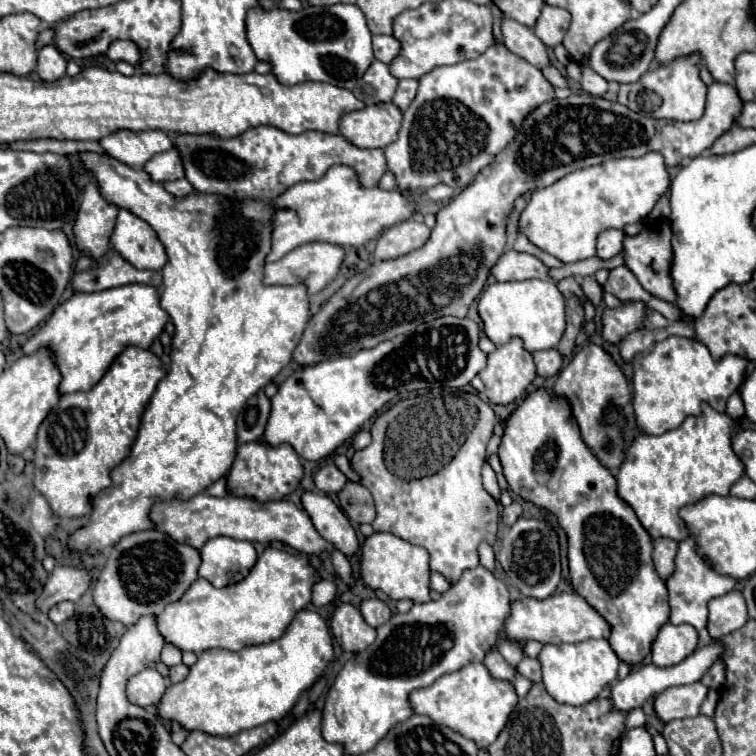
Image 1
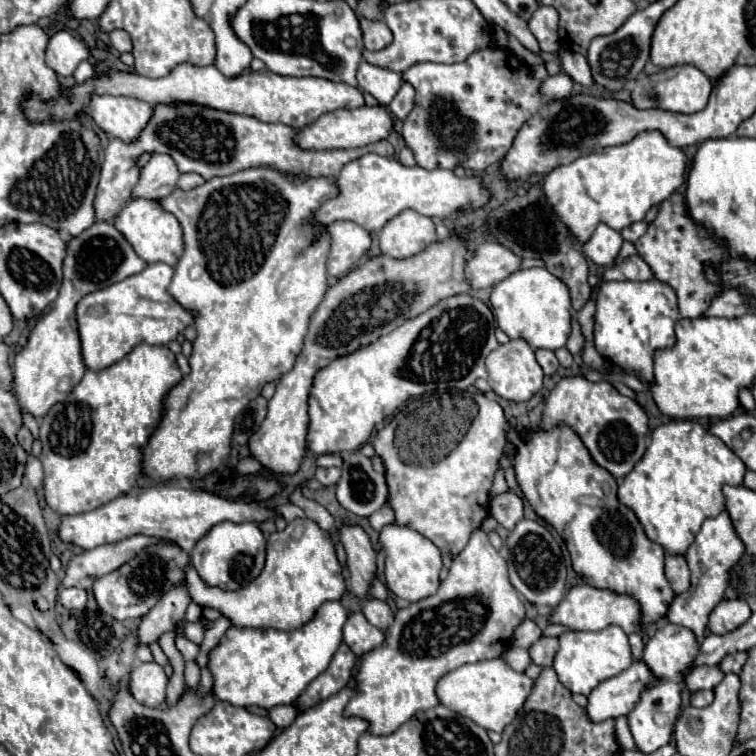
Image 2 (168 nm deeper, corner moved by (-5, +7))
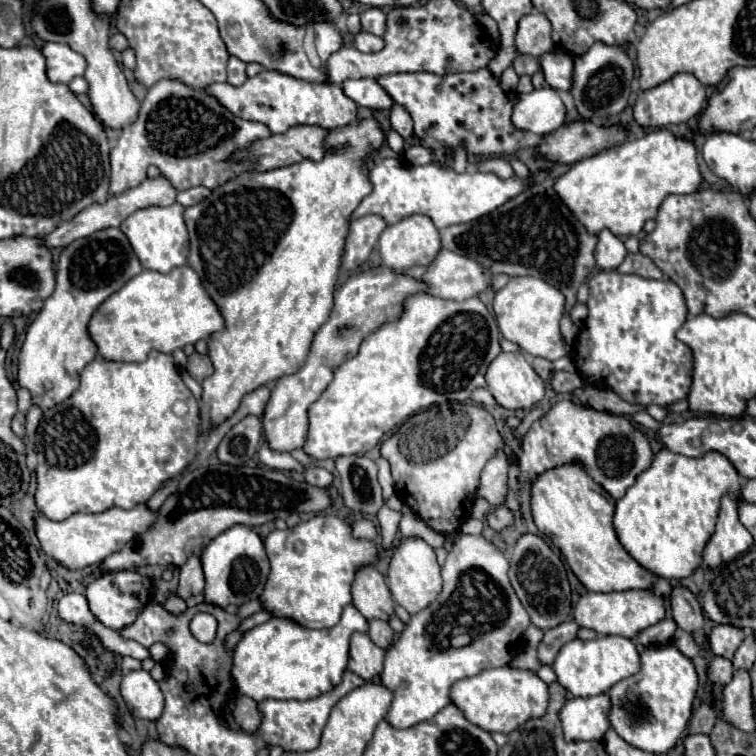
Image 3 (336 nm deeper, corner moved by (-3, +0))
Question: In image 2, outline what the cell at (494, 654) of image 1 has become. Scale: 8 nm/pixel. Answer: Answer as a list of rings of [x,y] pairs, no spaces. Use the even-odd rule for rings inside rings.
[[[509,647],[503,651],[501,659],[513,669],[513,671],[519,671],[523,673],[527,669],[527,665],[531,663],[531,657],[529,657],[529,651],[527,649],[521,649],[521,647]]]

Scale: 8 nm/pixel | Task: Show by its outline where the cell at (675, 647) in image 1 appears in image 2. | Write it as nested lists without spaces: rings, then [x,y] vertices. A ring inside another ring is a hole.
[[[667,623],[663,629],[659,629],[647,641],[641,661],[653,673],[655,683],[641,693],[639,703],[627,715],[631,735],[633,735],[639,751],[653,753],[671,741],[671,733],[673,733],[675,721],[677,721],[679,711],[681,711],[681,697],[685,691],[685,675],[693,667],[697,653],[699,653],[699,645],[695,641],[695,635],[683,625]]]

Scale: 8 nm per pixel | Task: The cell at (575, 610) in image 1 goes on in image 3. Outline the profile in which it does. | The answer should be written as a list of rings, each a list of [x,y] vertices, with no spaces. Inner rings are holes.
[[[627,590],[627,592],[609,592],[609,594],[587,592],[579,598],[577,606],[573,608],[573,614],[575,614],[575,622],[581,628],[595,630],[597,634],[619,634],[629,640],[635,640],[645,628],[663,620],[665,604],[651,590]]]

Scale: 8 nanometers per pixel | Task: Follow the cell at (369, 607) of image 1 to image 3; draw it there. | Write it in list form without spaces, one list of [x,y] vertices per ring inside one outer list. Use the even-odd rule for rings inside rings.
[[[369,620],[369,638],[379,646],[379,648],[389,648],[395,632],[385,620]]]

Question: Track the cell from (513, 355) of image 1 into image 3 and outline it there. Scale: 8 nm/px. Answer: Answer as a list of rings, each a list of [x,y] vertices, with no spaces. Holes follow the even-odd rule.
[[[501,352],[487,368],[487,388],[499,406],[529,410],[545,396],[545,384],[523,352]]]

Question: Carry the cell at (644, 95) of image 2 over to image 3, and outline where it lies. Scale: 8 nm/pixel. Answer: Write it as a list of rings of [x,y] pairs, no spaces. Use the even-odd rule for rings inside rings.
[[[679,72],[667,82],[645,90],[633,104],[633,116],[637,124],[641,126],[669,126],[669,124],[681,124],[687,122],[689,118],[697,116],[707,102],[707,92],[705,86],[687,72]]]

